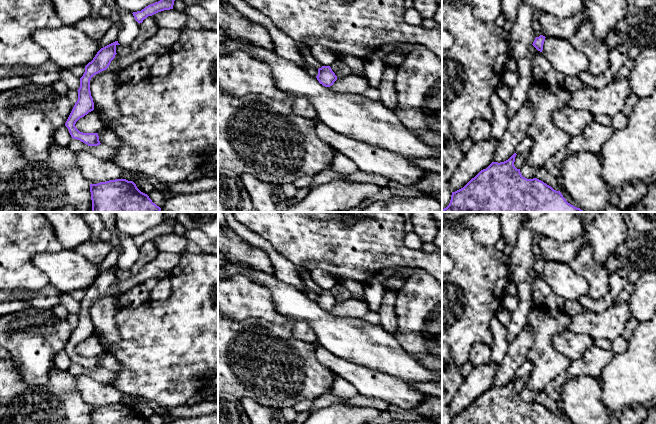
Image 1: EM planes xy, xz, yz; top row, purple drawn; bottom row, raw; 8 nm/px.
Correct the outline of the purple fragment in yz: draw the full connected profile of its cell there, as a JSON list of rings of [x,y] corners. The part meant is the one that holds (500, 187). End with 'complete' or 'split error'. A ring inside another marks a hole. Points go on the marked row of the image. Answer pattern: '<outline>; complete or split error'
[[[516,153],[504,162],[492,162],[481,170],[463,188],[452,192],[449,205],[442,212],[584,212],[566,201],[560,191],[554,190],[543,181],[522,176],[520,169],[514,166]]]; complete

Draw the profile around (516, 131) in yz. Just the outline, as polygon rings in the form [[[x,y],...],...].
[[[526,100],[509,120],[507,129],[497,144],[493,162],[504,162],[515,153],[516,147],[527,137],[527,130],[532,122],[532,117],[531,105]]]

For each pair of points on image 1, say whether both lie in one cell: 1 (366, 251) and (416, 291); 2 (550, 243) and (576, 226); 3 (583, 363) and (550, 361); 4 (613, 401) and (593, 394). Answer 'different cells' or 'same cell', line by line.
1: different cells
2: different cells
3: different cells
4: different cells

